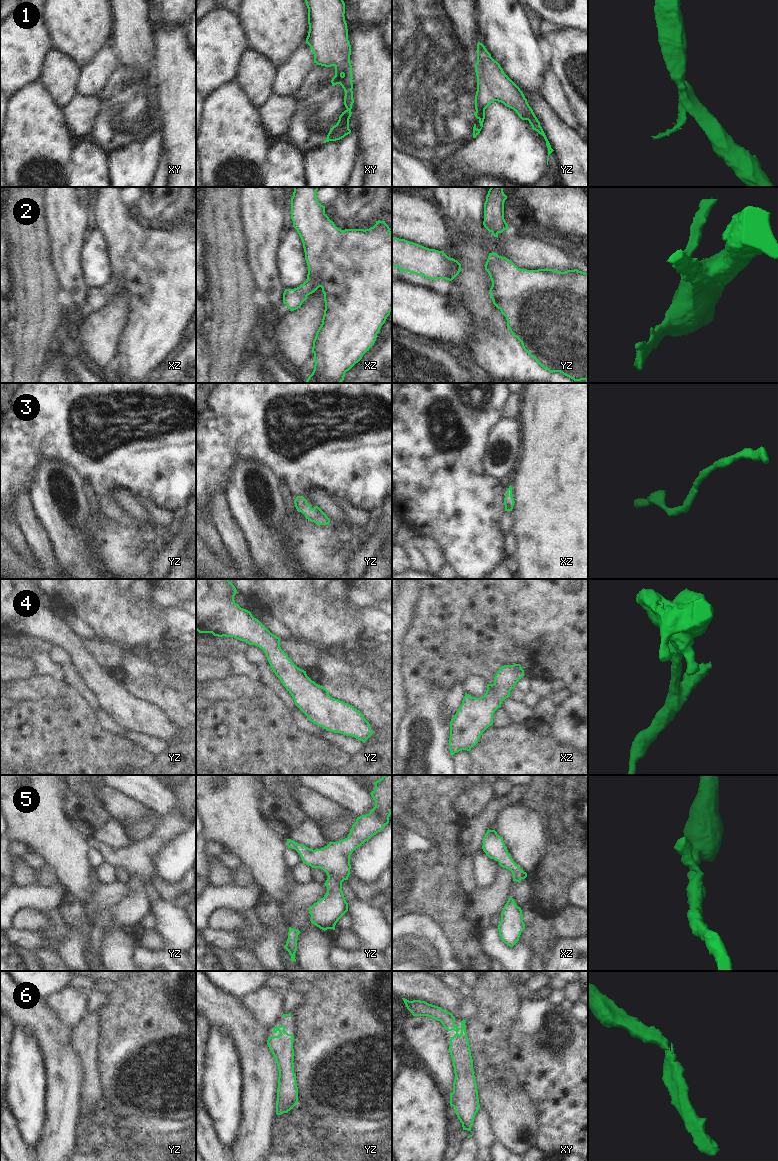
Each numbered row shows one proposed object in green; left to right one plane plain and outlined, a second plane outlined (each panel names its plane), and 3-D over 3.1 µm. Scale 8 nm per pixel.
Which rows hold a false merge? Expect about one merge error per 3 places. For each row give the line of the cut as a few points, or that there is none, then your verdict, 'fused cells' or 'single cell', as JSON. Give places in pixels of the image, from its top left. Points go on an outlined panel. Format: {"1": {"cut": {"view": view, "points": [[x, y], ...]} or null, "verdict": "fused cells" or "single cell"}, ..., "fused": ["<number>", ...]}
{"1": {"cut": {"view": "yz", "points": [[484, 108], [476, 110]]}, "verdict": "fused cells"}, "2": {"cut": null, "verdict": "single cell"}, "3": {"cut": null, "verdict": "single cell"}, "4": {"cut": null, "verdict": "single cell"}, "5": {"cut": null, "verdict": "single cell"}, "6": {"cut": null, "verdict": "single cell"}, "fused": ["1"]}

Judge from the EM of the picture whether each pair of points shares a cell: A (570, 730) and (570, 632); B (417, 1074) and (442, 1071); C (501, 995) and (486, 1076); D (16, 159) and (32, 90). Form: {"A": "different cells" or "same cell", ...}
{"A": "different cells", "B": "different cells", "C": "same cell", "D": "same cell"}

